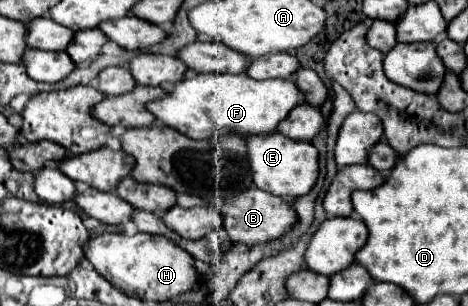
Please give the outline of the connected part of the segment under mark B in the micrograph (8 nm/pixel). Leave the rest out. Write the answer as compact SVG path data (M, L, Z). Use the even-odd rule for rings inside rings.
M257 188L255 190L243 190L237 196L223 200L221 216L223 216L223 226L225 226L231 242L243 242L247 246L283 236L285 232L291 230L291 226L297 220L289 202L285 202L279 196L265 194L263 190L257 190Z

